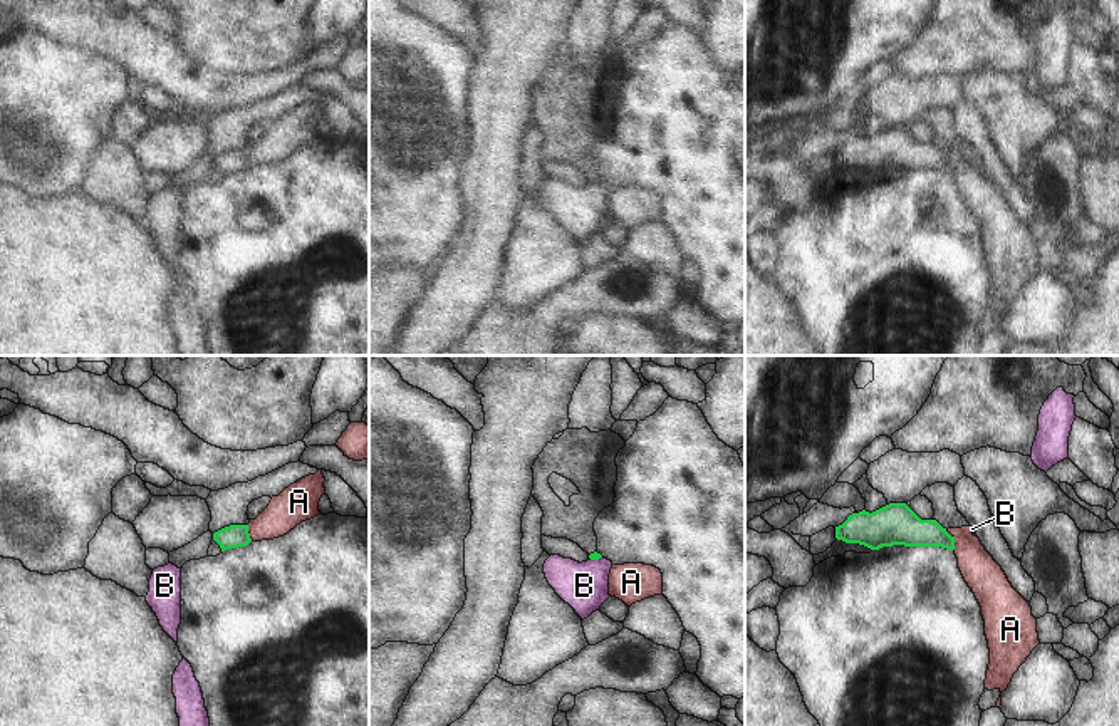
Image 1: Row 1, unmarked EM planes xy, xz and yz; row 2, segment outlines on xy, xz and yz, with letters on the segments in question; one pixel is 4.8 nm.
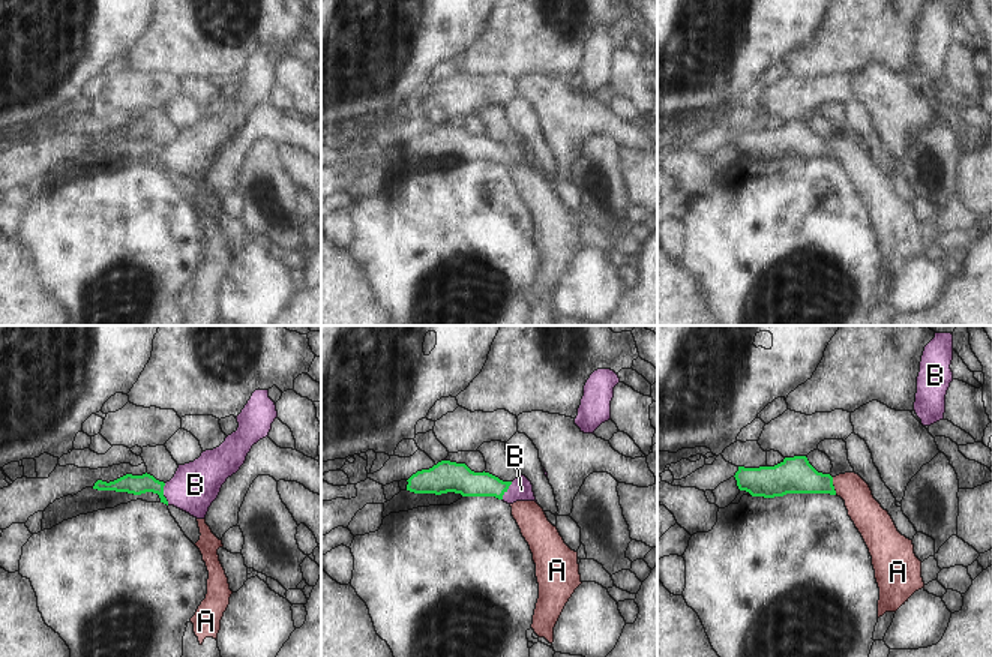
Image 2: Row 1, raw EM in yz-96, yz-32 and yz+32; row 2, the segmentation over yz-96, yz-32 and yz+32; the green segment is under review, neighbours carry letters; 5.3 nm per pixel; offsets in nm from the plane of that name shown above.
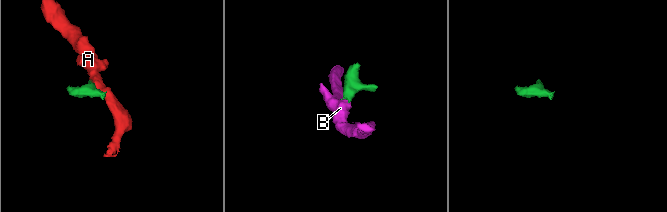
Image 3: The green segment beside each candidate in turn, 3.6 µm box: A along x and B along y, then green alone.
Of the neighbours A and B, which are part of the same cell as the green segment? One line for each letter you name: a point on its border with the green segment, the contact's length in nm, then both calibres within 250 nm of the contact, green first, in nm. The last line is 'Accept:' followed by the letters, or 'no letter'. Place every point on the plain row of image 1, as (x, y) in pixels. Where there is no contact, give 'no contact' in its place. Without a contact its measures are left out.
B: contact xz (594, 183); length 70 nm; calibres 40 and 220 nm
Accept: B

